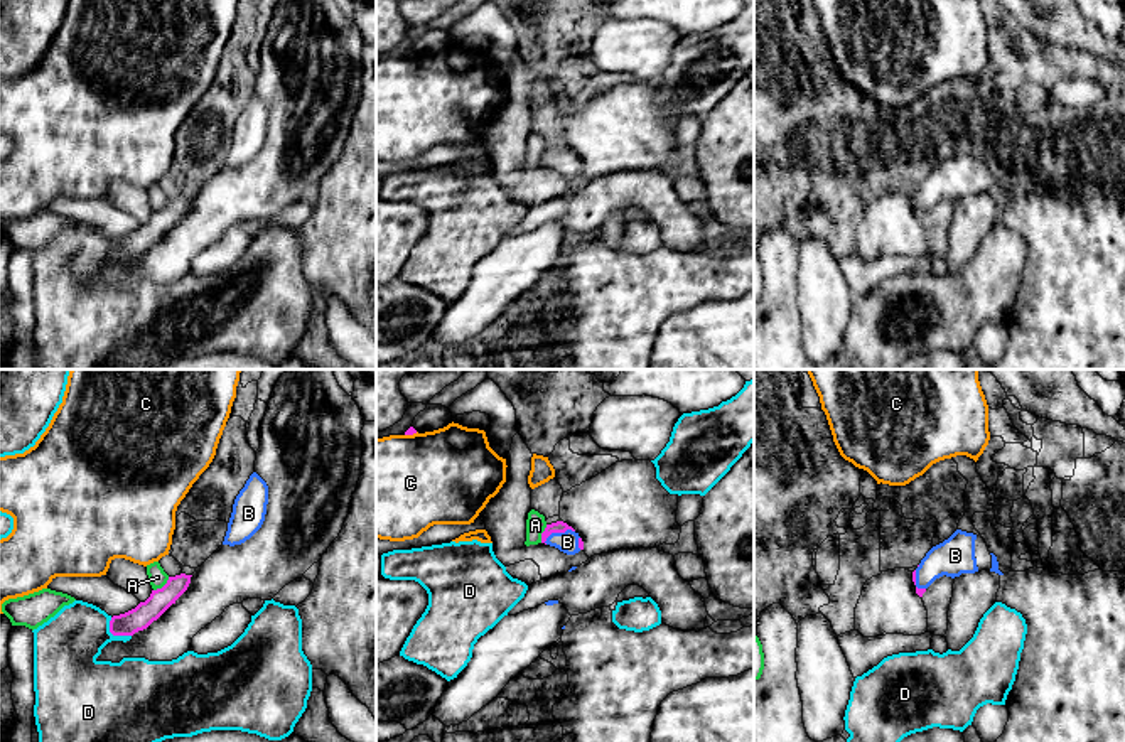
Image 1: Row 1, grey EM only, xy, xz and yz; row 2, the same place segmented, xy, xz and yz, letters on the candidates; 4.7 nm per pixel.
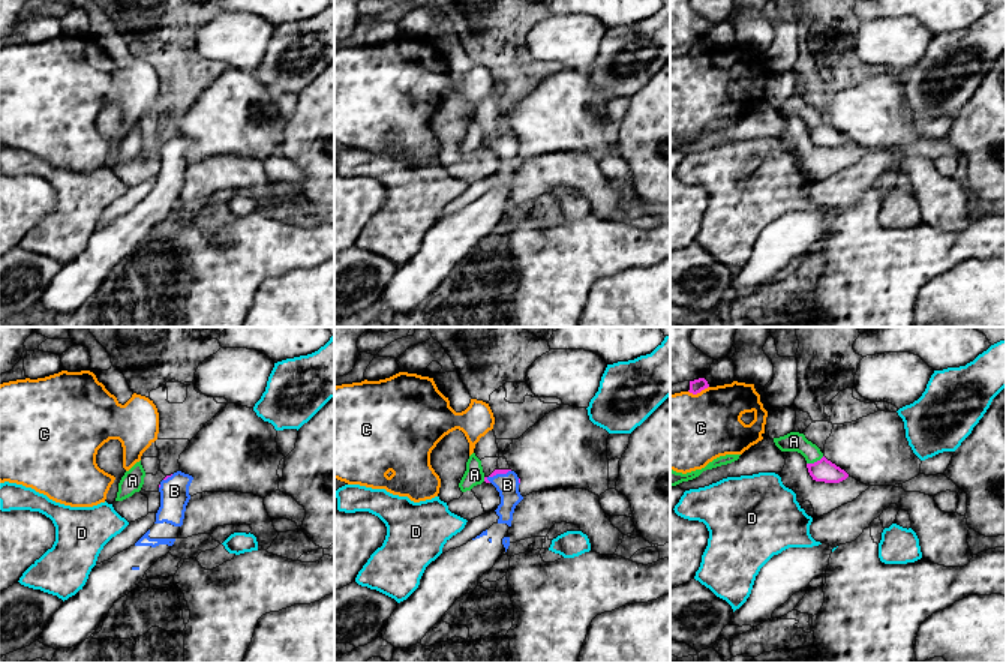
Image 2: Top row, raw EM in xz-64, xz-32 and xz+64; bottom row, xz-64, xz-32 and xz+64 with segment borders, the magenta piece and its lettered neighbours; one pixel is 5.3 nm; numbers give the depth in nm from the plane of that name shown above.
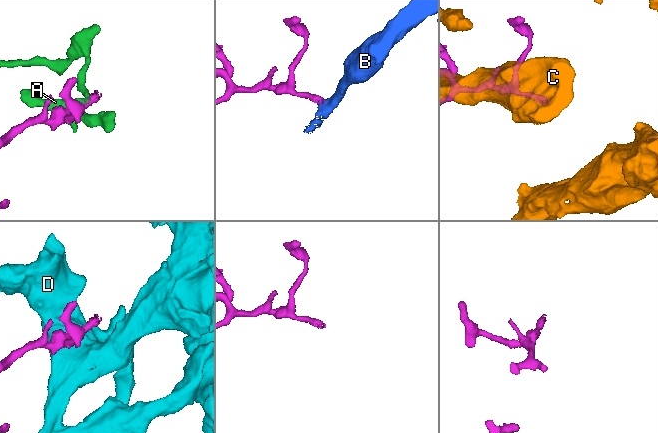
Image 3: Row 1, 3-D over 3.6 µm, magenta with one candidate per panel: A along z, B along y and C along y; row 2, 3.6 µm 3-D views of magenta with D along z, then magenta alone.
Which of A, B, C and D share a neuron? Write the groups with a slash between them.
A / B / C / D

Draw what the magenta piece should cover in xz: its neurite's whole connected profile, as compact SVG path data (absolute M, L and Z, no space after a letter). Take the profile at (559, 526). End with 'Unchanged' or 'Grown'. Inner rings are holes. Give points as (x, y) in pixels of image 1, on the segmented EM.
M563 521L546 524L541 533L541 543L555 546L567 555L575 555L584 550L584 541L579 533Z. Grown

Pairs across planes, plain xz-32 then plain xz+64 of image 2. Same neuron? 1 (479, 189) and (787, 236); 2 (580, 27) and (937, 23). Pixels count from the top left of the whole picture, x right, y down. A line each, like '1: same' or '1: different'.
1: different
2: different

